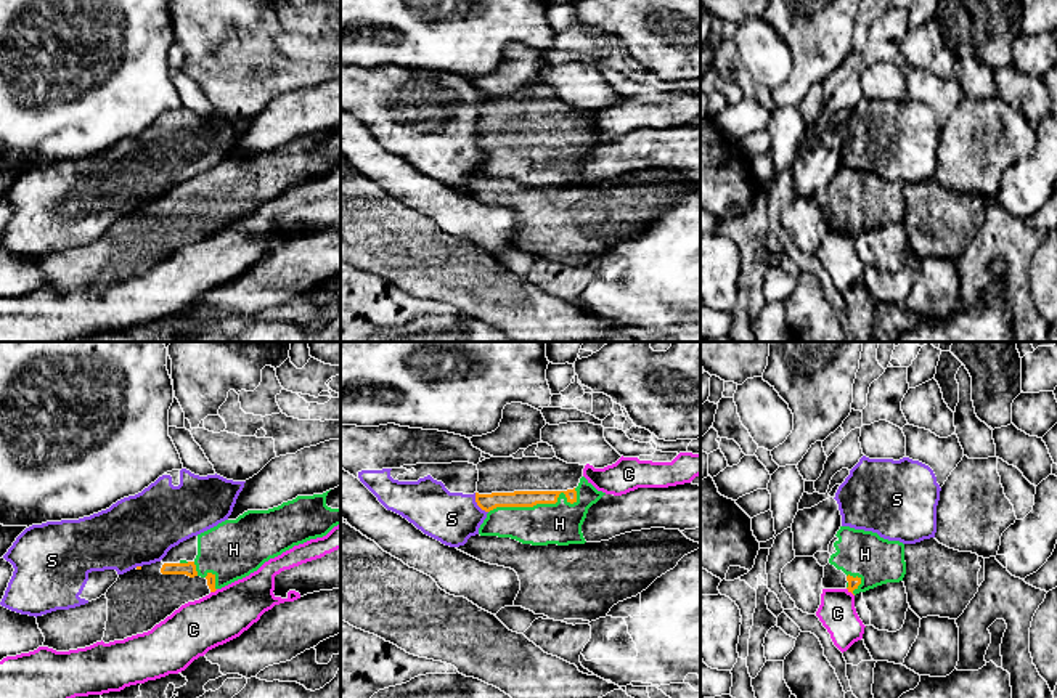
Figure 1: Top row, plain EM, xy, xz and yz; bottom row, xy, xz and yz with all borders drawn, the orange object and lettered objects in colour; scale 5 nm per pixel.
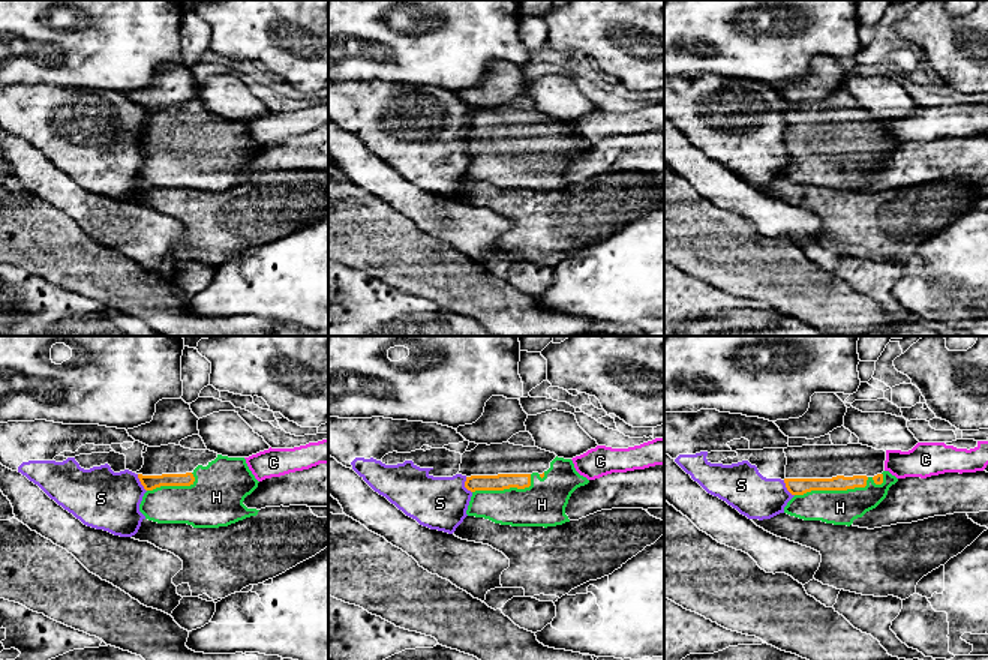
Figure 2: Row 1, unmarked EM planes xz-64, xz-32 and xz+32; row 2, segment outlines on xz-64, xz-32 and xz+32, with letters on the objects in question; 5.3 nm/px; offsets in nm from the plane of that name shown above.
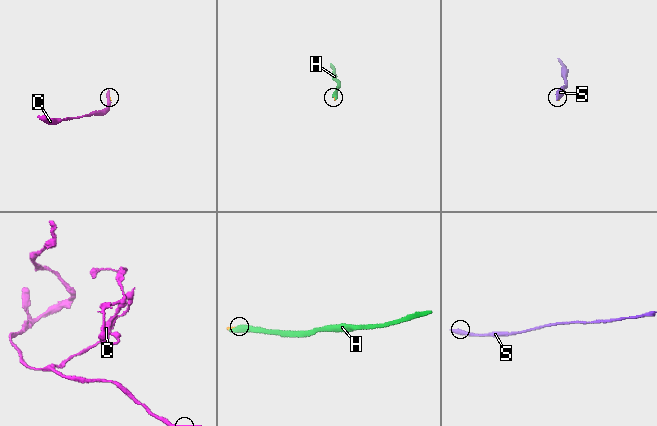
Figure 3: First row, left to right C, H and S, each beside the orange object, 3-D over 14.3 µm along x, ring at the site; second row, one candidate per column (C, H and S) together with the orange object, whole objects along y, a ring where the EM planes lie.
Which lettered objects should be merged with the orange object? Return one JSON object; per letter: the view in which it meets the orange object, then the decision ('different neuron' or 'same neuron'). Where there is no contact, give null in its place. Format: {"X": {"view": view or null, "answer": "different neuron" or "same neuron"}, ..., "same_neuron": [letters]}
{"C": {"view": "yz", "answer": "different neuron"}, "H": {"view": "xz", "answer": "same neuron"}, "S": {"view": "xz", "answer": "different neuron"}, "same_neuron": ["H"]}

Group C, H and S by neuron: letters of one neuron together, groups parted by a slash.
C / H / S

